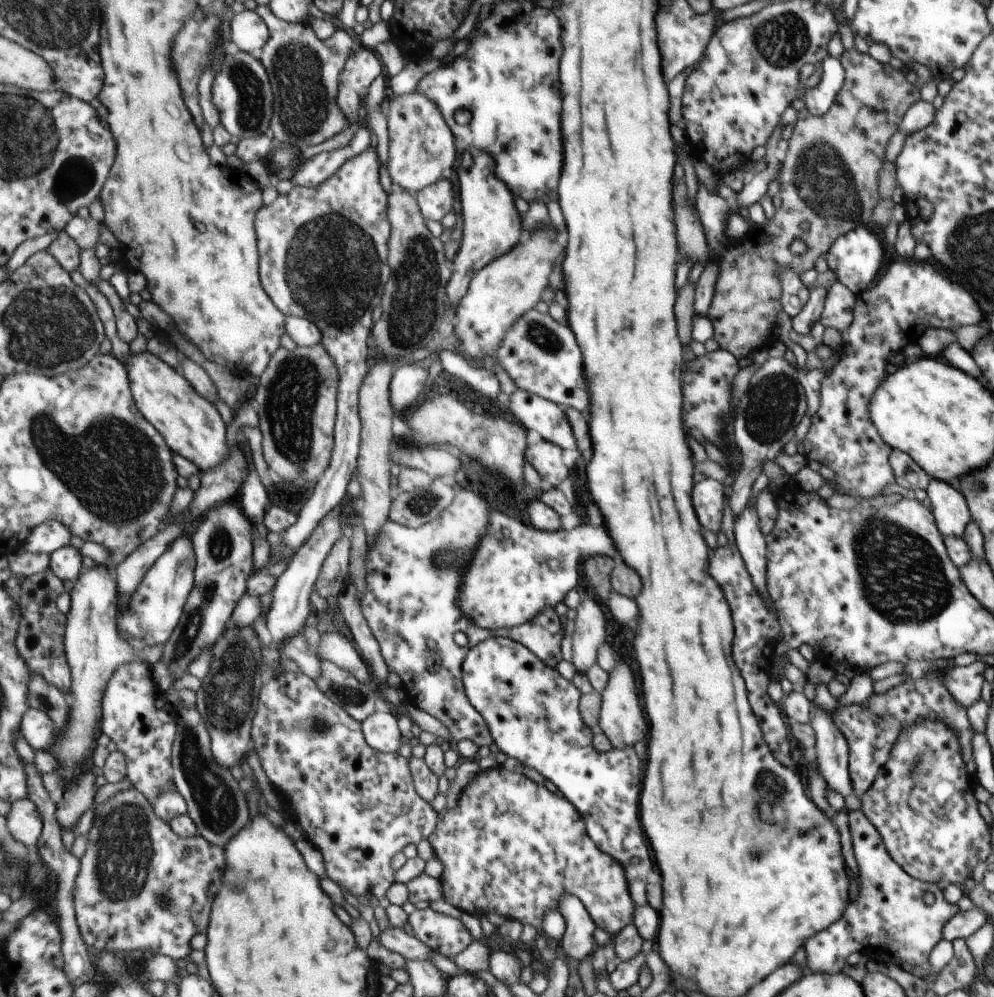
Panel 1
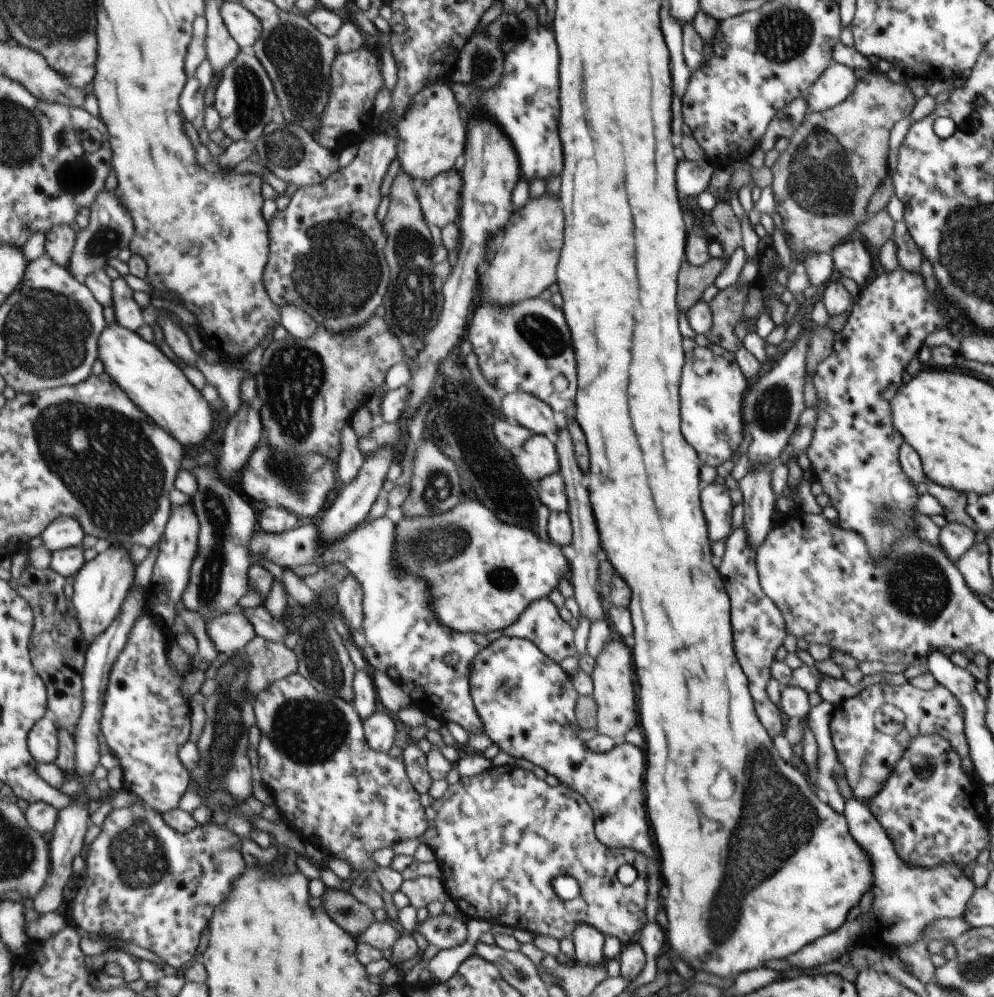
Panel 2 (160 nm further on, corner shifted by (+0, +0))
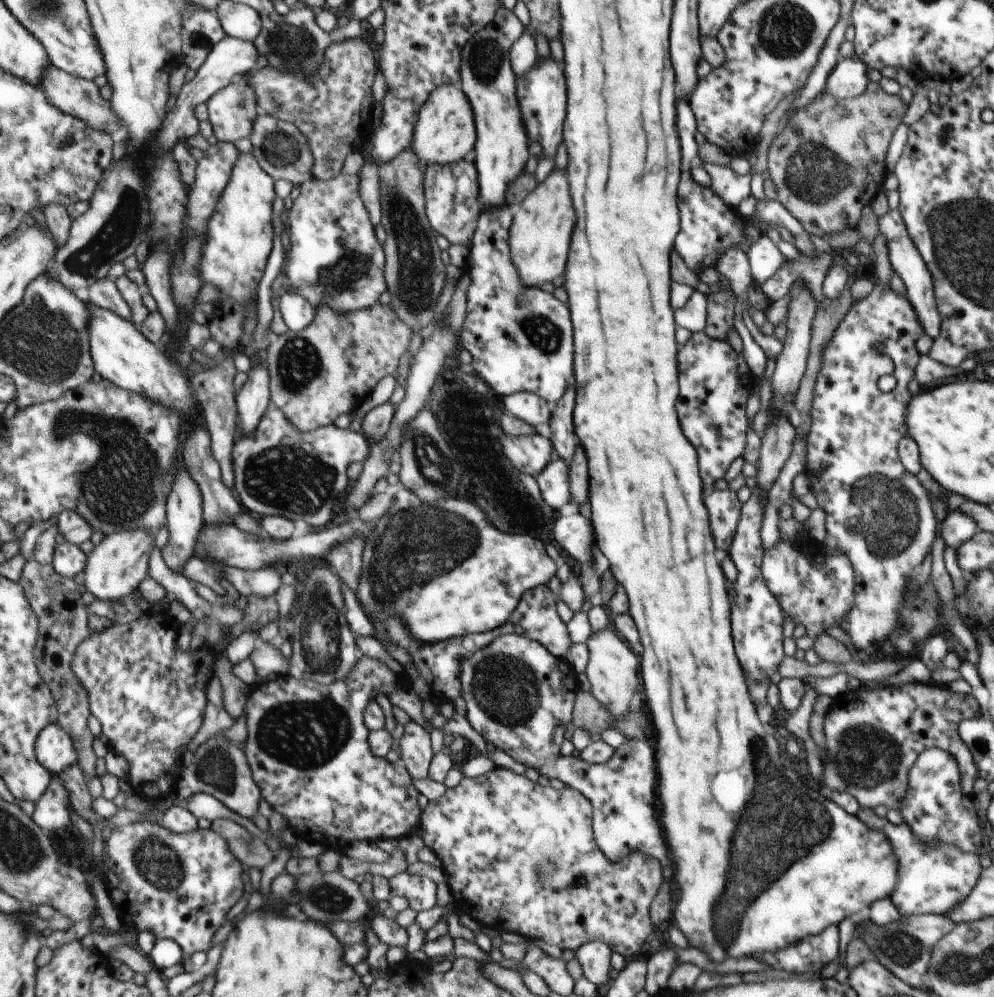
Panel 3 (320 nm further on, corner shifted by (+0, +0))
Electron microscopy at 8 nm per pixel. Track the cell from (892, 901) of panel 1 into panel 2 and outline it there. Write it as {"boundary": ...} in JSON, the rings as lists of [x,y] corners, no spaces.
{"boundary":[[[855,798],[844,803],[842,814],[849,824],[850,836],[870,859],[874,876],[871,908],[867,913],[860,913],[857,918],[847,920],[839,929],[812,941],[798,953],[785,958],[787,964],[797,969],[815,968],[837,961],[842,954],[848,953],[851,944],[858,942],[865,942],[882,953],[897,950],[897,946],[911,946],[917,941],[921,942],[925,938],[926,926],[933,920],[962,917],[965,904],[974,890],[974,884],[963,874],[963,868],[955,864],[925,870],[903,862],[894,850],[893,840],[883,831],[865,803]]]}

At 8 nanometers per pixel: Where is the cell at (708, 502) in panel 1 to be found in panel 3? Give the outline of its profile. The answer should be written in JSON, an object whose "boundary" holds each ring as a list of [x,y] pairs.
{"boundary":[[[715,489],[707,496],[707,510],[711,510],[711,530],[715,530],[715,546],[728,552],[741,520],[742,503],[735,491]]]}

